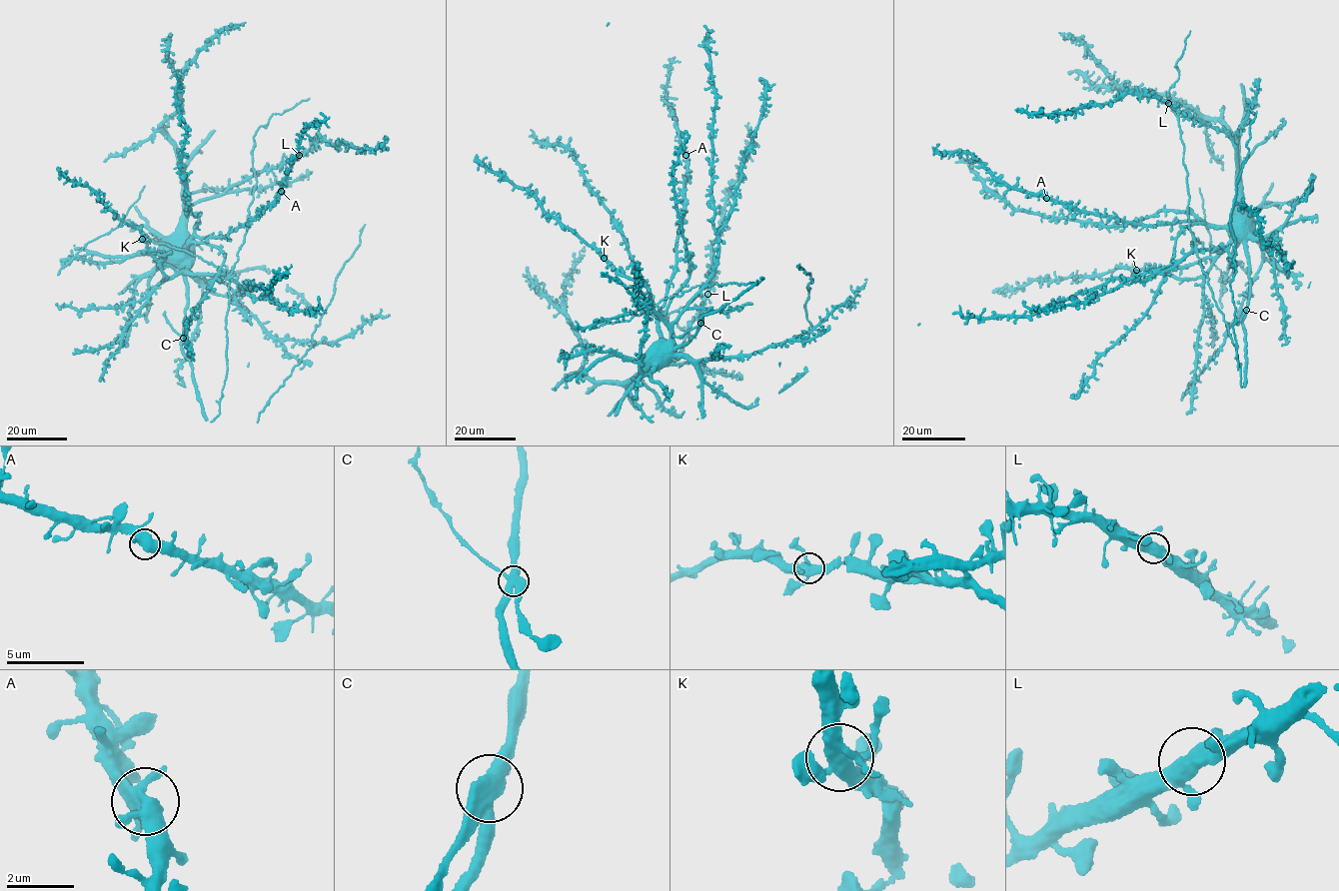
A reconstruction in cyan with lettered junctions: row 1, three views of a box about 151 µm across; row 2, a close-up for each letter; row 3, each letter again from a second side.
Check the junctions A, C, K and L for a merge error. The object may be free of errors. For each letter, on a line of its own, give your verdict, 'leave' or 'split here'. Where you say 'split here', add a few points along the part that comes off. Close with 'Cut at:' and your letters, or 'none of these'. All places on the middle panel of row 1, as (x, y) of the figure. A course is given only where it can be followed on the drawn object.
A: leave
C: split here | (700, 323), (677, 338), (672, 335)
K: leave
L: leave
Cut at: C

